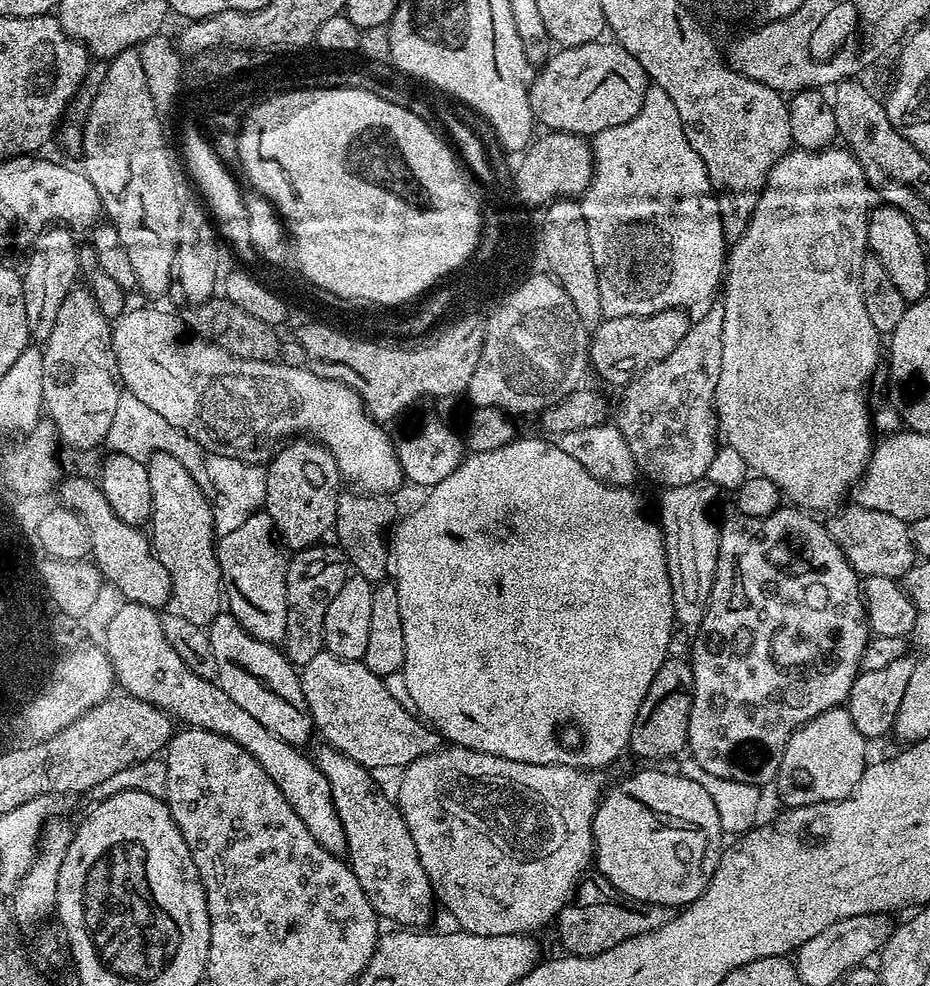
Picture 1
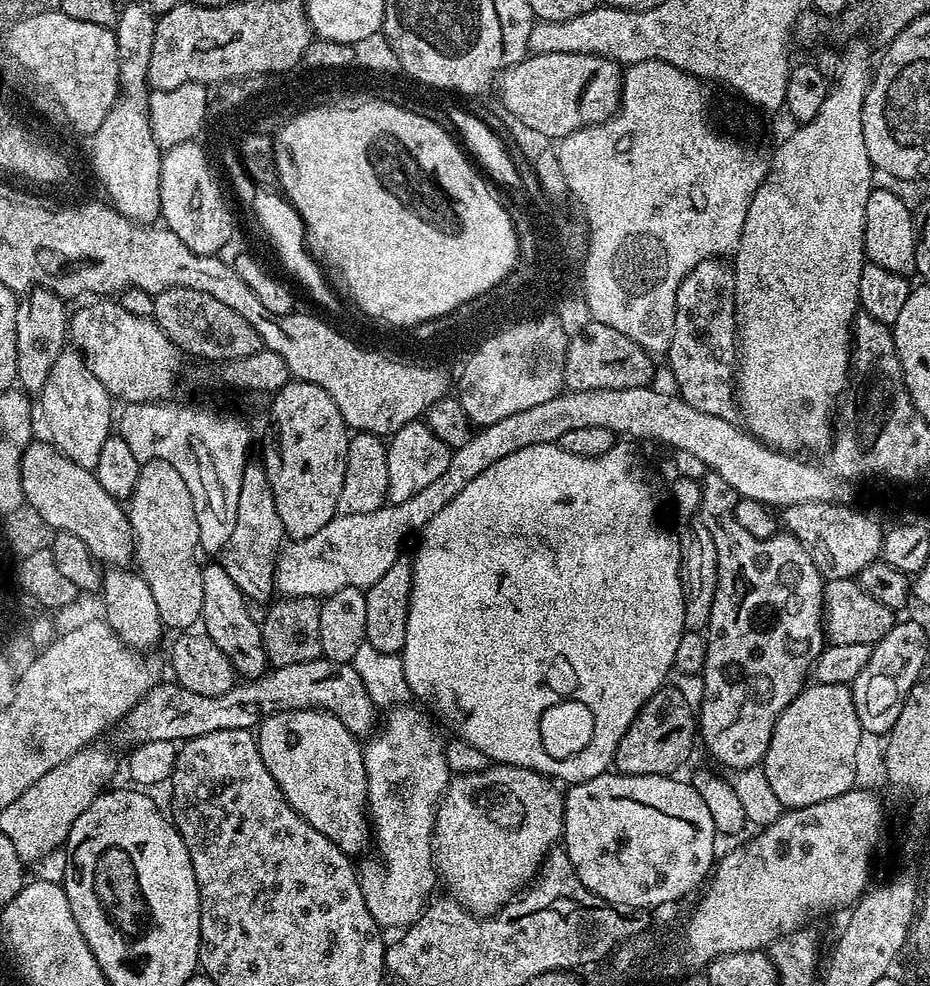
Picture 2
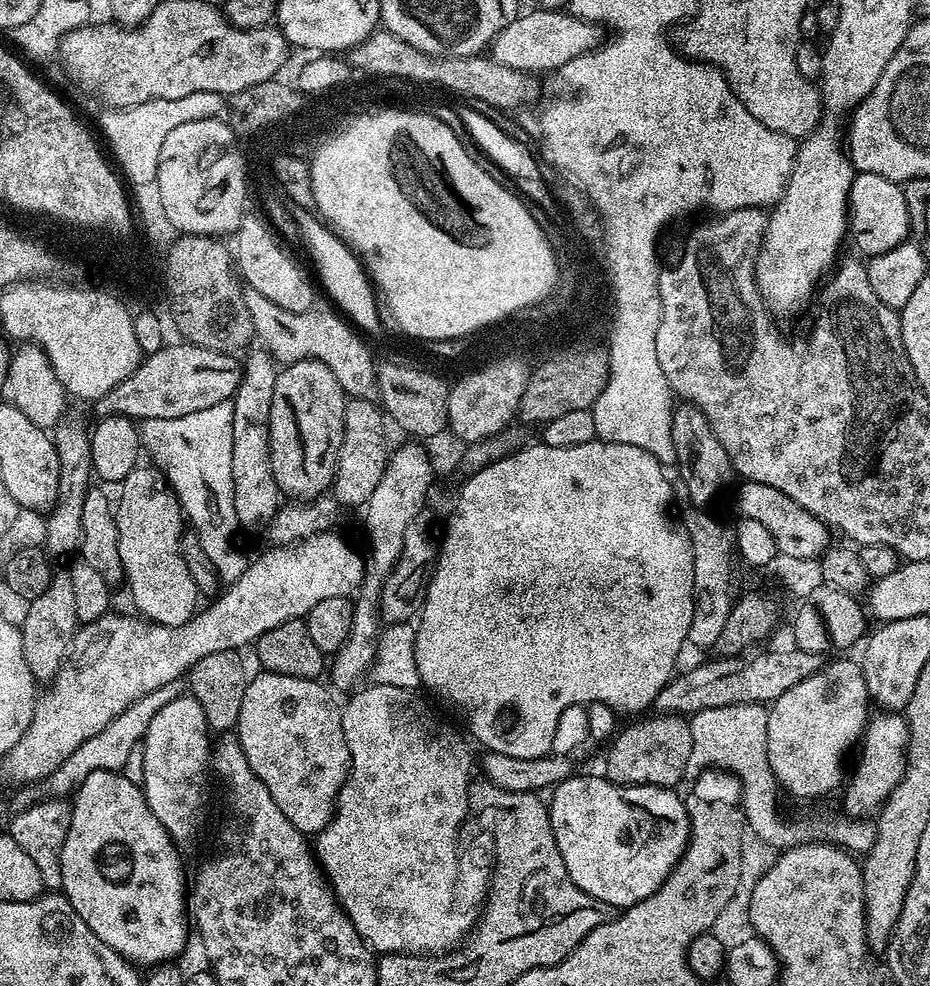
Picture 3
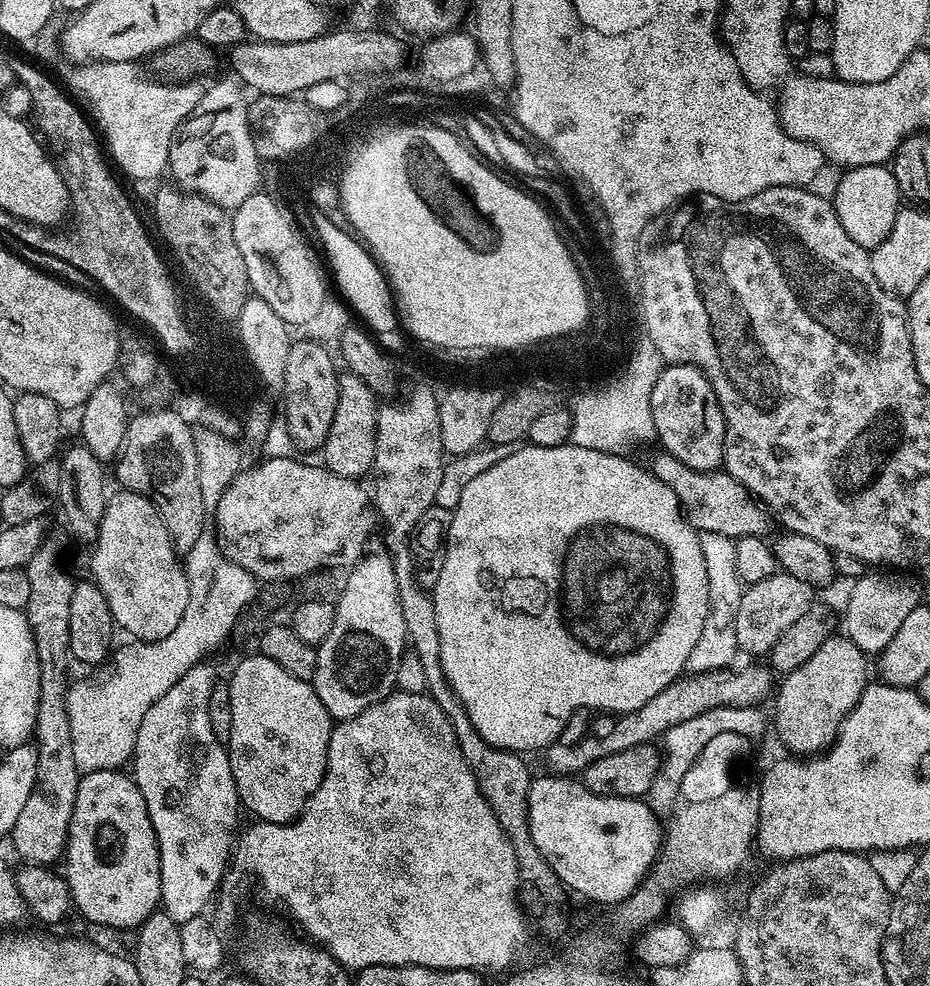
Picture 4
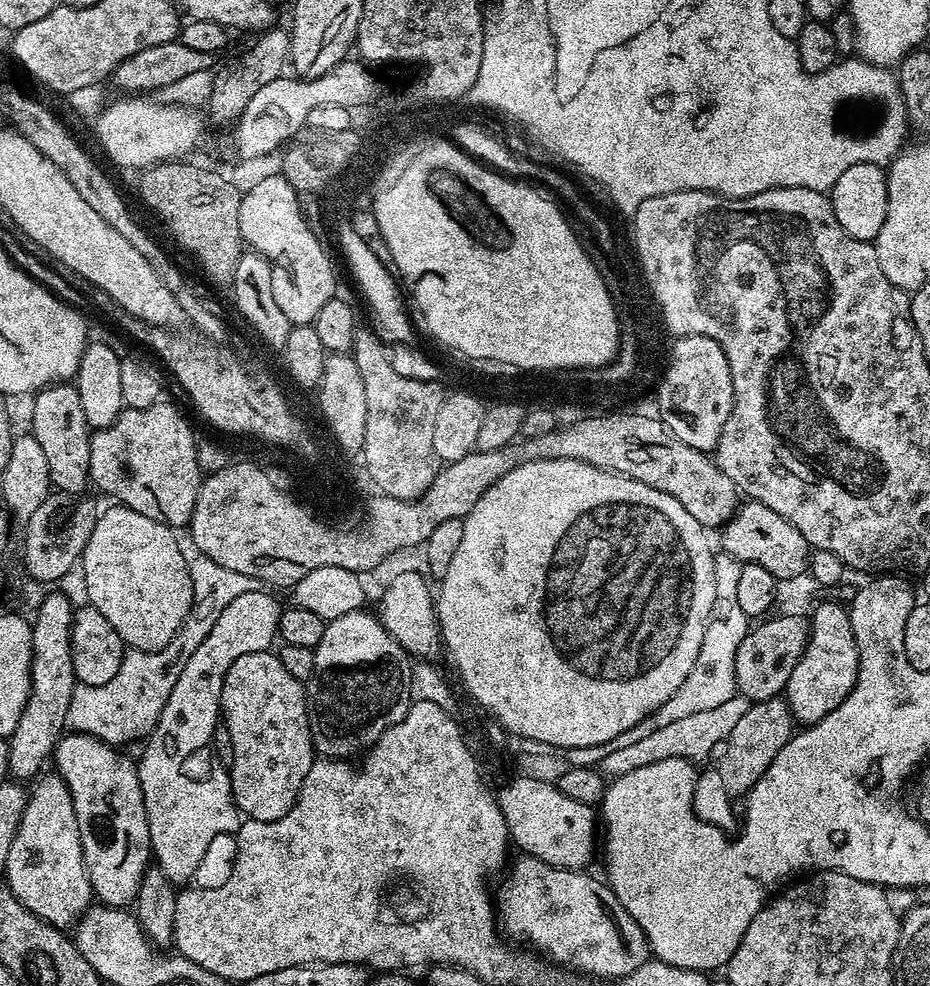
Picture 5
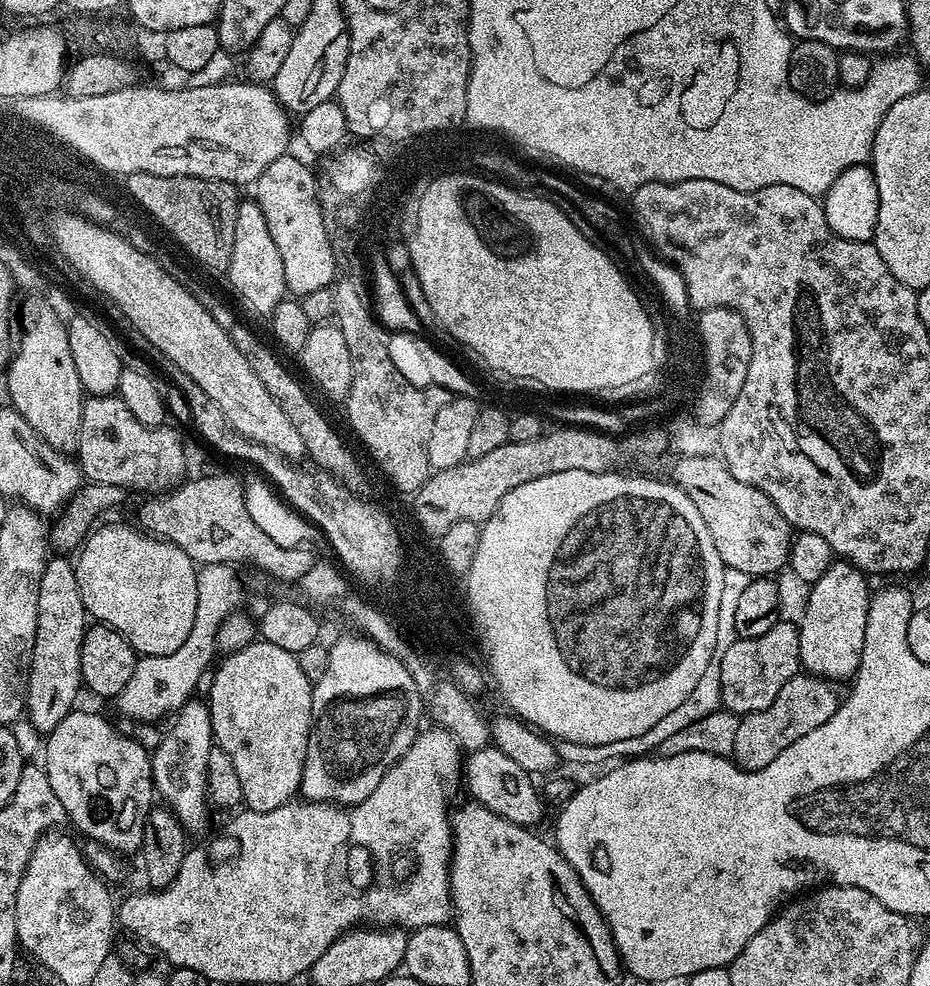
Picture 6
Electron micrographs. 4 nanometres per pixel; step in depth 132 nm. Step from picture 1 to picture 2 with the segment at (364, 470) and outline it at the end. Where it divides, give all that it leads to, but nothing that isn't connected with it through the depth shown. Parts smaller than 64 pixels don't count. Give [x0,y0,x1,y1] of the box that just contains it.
[70,298,178,404]

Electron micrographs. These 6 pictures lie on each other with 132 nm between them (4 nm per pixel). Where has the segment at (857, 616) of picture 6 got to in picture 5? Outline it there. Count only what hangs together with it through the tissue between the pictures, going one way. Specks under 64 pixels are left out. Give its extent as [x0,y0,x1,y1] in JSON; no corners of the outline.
[786,600,860,726]

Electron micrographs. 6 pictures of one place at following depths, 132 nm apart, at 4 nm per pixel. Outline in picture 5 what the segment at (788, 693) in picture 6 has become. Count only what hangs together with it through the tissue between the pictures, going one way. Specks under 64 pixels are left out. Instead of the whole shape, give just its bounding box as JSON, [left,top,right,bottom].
[716,699,794,796]

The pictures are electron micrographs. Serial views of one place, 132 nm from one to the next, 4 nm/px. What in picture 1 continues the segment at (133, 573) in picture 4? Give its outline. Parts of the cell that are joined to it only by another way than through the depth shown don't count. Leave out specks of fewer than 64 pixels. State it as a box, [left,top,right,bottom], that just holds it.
[146,452,222,629]

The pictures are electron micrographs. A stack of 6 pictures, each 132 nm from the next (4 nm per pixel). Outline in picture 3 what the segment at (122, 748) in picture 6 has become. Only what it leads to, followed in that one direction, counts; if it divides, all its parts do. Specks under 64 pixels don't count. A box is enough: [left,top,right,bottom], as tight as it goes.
[61,771,190,966]

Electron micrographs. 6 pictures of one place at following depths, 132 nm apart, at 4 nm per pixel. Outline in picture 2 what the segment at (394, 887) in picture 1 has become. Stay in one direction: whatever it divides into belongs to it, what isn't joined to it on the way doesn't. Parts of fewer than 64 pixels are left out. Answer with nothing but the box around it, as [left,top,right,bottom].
[258,708,370,858]

